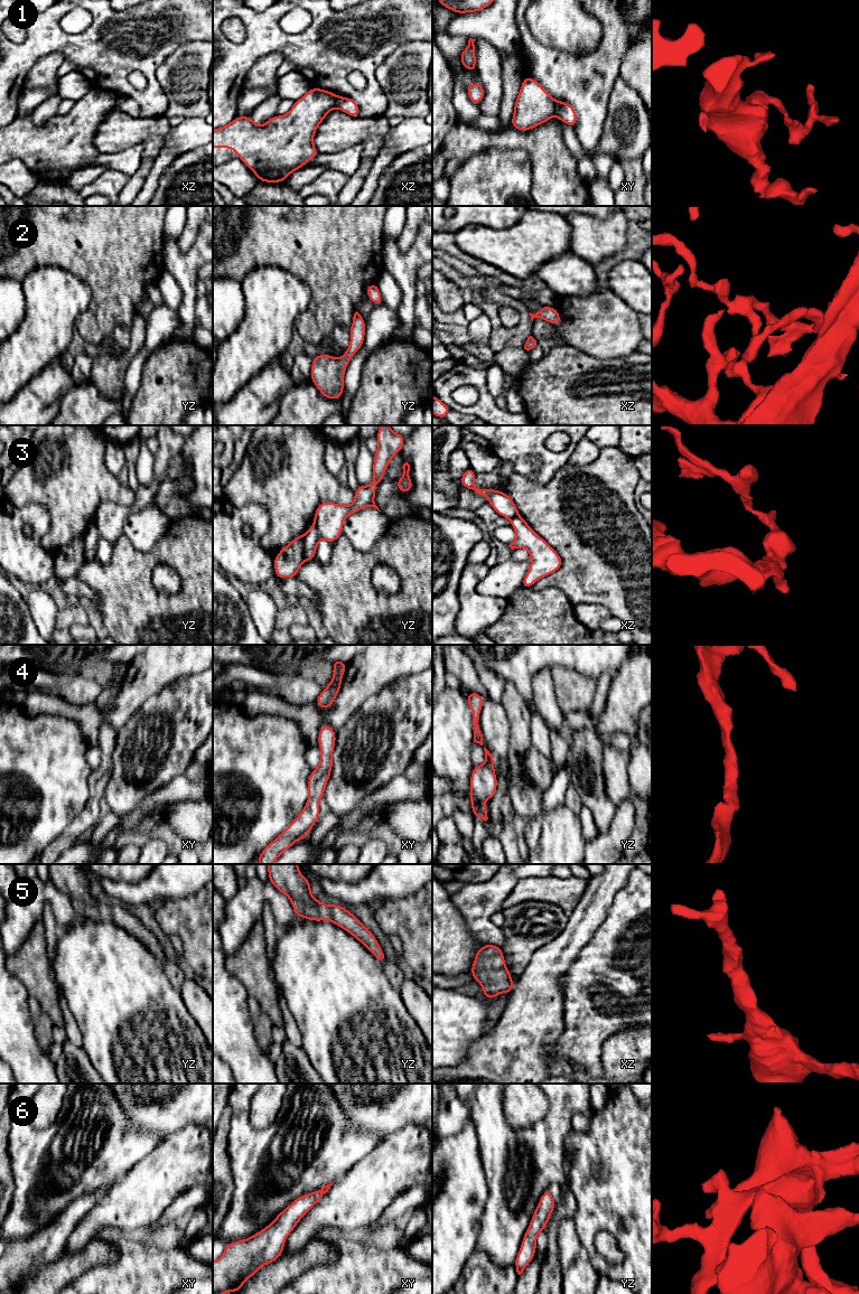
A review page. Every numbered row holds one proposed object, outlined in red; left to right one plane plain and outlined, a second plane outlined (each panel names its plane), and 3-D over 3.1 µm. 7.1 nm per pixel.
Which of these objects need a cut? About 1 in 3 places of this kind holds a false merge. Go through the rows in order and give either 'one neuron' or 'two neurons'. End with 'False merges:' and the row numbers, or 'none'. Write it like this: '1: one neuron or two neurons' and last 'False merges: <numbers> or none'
1: two neurons
2: one neuron
3: two neurons
4: one neuron
5: one neuron
6: one neuron
False merges: 1, 3

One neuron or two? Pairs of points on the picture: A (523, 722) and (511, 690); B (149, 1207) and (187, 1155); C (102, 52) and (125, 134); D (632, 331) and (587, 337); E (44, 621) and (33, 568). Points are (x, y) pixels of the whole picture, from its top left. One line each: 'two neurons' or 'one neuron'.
A: one neuron
B: one neuron
C: two neurons
D: one neuron
E: two neurons

